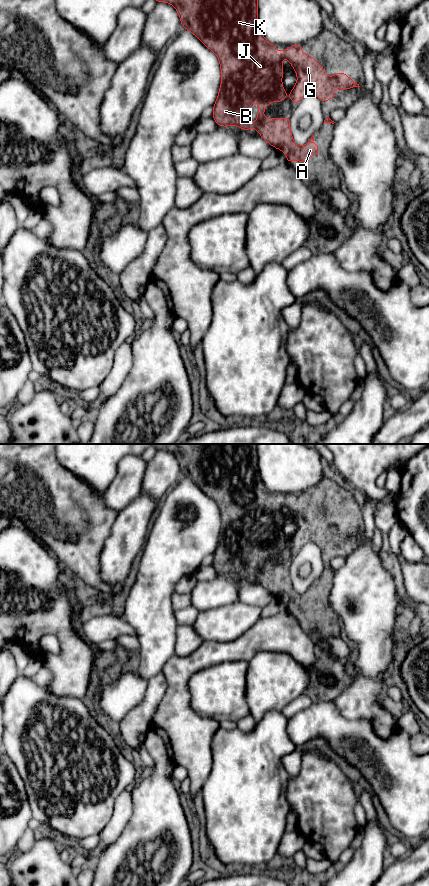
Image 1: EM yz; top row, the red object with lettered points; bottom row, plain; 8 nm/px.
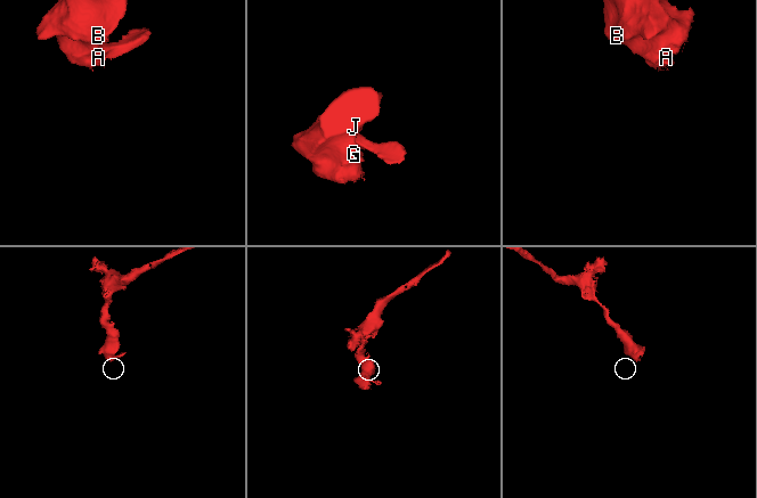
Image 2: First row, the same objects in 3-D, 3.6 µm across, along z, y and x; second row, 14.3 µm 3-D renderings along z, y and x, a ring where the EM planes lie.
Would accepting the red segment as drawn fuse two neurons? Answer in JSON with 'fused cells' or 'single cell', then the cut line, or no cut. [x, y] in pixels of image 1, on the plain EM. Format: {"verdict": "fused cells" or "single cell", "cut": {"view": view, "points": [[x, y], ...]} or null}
{"verdict": "single cell", "cut": null}

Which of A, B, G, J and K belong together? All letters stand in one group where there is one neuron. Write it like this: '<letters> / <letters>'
A B G J K

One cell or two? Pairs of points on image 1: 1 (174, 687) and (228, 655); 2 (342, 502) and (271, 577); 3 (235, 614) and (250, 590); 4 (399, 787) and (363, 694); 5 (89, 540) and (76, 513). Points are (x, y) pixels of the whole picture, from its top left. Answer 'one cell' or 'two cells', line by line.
1: one cell
2: one cell
3: two cells
4: two cells
5: one cell

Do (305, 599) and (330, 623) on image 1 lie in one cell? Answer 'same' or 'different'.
same

